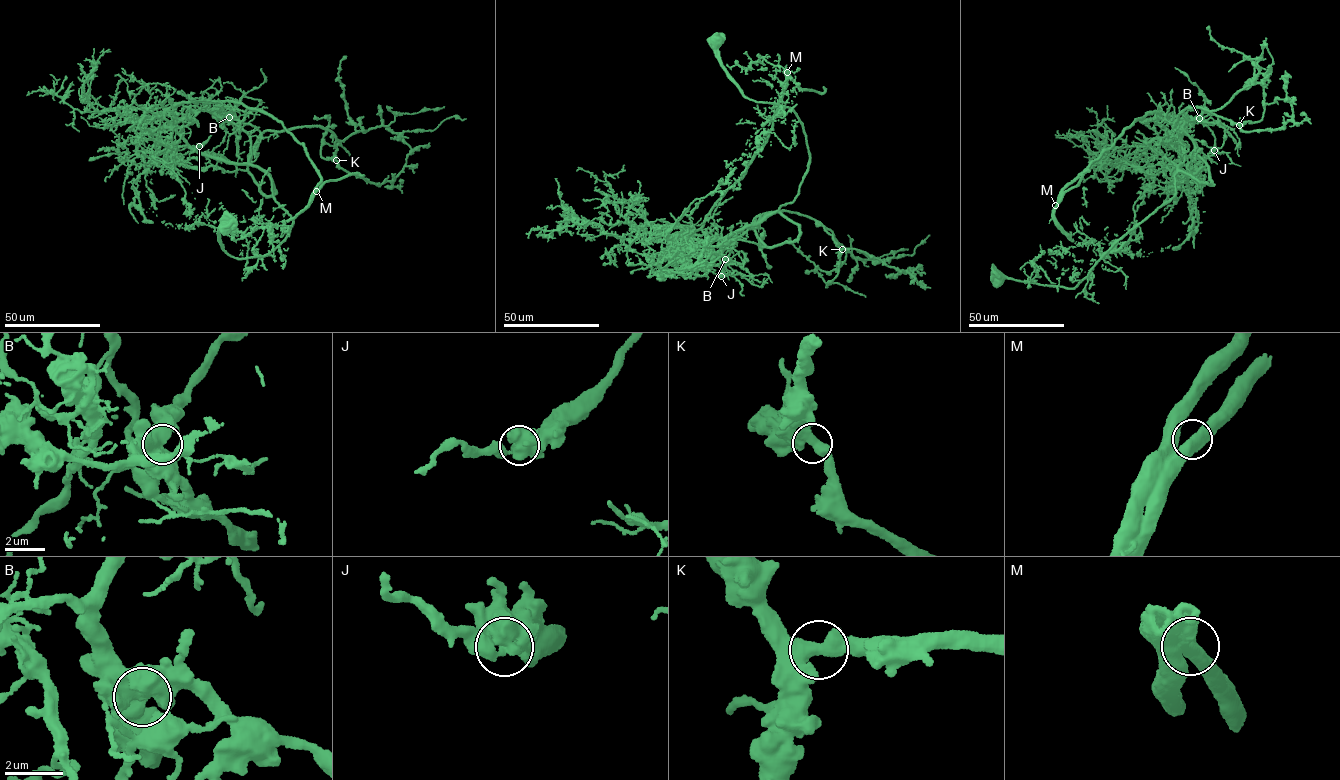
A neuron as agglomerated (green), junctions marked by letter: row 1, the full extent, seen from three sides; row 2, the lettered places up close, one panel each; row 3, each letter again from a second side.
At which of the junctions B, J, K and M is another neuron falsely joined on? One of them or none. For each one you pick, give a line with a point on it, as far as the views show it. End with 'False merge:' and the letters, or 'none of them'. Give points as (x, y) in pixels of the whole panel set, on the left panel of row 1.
J: place (199, 146)
False merge: J

